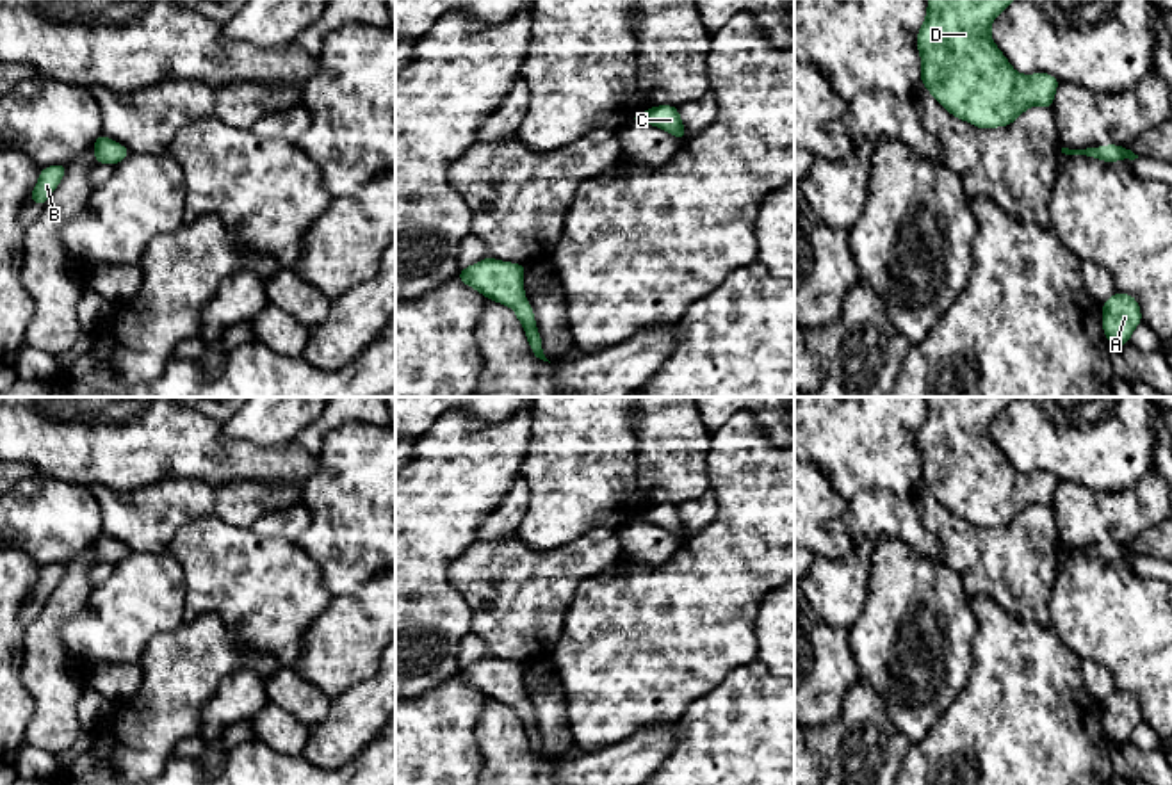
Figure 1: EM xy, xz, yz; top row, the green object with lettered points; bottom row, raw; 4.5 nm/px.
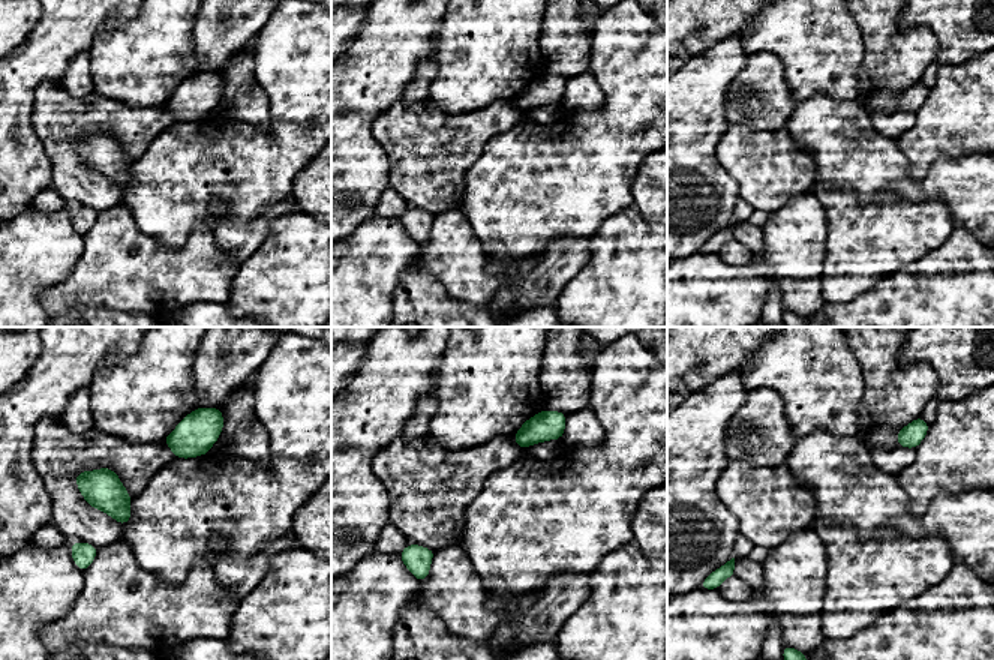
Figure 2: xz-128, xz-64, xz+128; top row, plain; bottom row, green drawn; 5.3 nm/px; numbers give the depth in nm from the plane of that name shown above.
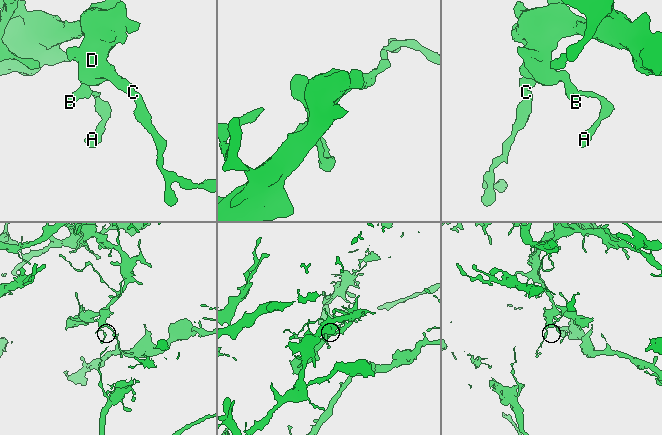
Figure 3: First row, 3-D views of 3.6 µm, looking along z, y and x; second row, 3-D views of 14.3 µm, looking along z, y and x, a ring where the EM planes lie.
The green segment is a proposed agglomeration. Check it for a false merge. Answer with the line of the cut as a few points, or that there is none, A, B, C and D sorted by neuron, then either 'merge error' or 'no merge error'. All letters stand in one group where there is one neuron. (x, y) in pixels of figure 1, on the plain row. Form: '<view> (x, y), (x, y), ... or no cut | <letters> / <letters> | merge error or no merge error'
no cut | A B C D | no merge error

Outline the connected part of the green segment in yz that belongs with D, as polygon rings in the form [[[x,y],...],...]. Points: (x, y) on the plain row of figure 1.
[[[928,397],[926,417],[916,445],[921,454],[919,479],[951,514],[976,527],[1012,523],[1030,506],[1053,507],[1060,479],[1049,472],[1017,472],[997,443],[990,427],[994,417],[1017,397]]]

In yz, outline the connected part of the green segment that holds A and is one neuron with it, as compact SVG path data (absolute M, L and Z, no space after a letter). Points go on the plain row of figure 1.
M1115 691L1103 701L1103 730L1113 746L1126 744L1138 723L1142 710L1131 692Z

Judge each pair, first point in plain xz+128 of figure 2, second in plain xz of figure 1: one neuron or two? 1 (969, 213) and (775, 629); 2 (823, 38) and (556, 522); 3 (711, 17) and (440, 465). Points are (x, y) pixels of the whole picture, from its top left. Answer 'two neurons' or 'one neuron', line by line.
1: one neuron
2: one neuron
3: two neurons

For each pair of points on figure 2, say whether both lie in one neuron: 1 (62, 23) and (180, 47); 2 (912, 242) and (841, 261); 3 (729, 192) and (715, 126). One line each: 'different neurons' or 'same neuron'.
1: different neurons
2: same neuron
3: same neuron

